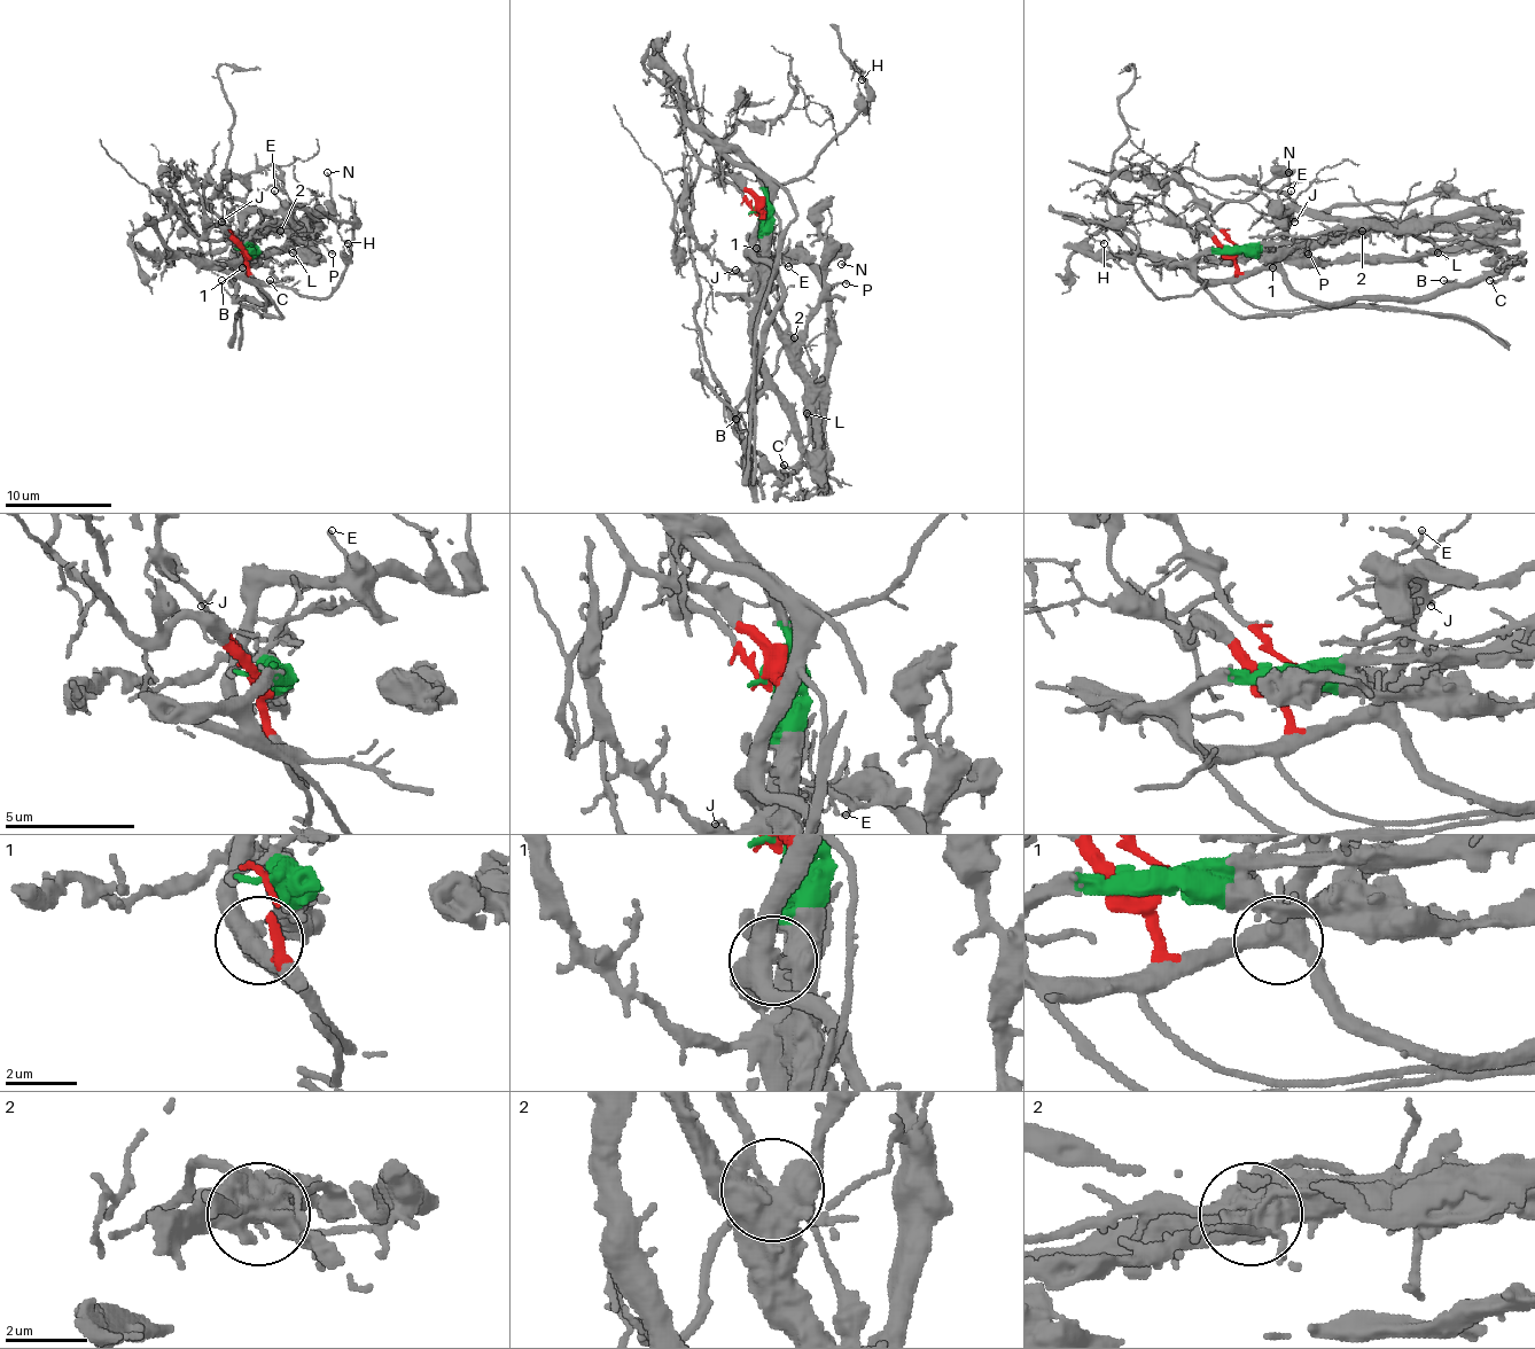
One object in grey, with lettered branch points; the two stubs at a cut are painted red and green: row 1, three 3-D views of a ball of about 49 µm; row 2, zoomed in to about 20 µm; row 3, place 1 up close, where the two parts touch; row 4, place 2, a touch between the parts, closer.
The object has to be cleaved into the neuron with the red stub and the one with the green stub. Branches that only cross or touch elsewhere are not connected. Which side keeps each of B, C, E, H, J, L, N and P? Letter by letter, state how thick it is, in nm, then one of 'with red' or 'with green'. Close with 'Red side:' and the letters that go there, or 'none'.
B: 120 nm thick; with red
C: 190 nm thick; with green
E: 110 nm thick; with red
H: 80 nm thick; with red
J: 120 nm thick; with red
L: 170 nm thick; with green
N: 120 nm thick; with red
P: 130 nm thick; with green
Red side: B, E, H, J, N

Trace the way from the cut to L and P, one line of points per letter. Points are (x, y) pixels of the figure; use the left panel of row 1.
L: (242, 249), (247, 263), (239, 259), (279, 249), (293, 251)
P: (242, 249), (271, 233), (285, 231), (295, 239), (319, 243), (333, 255)

